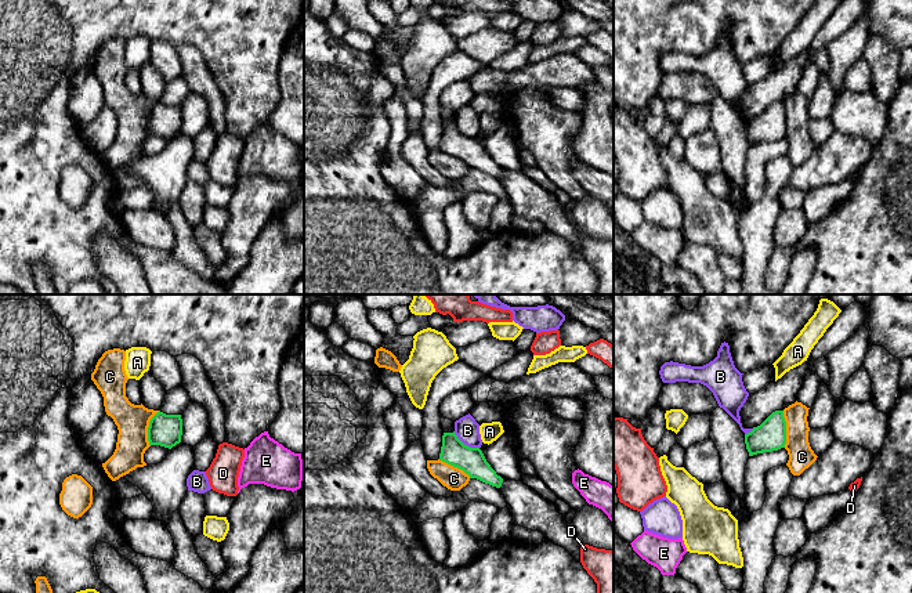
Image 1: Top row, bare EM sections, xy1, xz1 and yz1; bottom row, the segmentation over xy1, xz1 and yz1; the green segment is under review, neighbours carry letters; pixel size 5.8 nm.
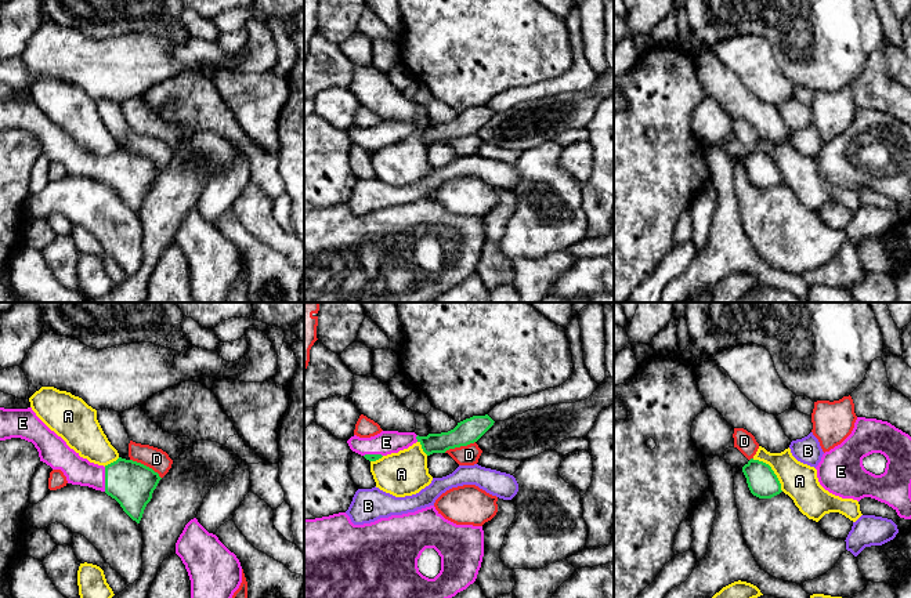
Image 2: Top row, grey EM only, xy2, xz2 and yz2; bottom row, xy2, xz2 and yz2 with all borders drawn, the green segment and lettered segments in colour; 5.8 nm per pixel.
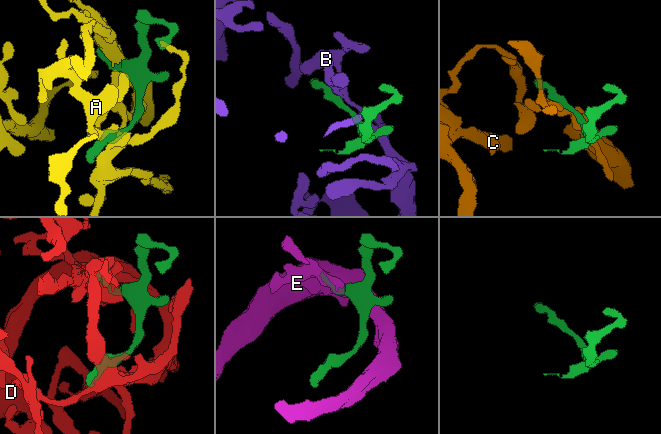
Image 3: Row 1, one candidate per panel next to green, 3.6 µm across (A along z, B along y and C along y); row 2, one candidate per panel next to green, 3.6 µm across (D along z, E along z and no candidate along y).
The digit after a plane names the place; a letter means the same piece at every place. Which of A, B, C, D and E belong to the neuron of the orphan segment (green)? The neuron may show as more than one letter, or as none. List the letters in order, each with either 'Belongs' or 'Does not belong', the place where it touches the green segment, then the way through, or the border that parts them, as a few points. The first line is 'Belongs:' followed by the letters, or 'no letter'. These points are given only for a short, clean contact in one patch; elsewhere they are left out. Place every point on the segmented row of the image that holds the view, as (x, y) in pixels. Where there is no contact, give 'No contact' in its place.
Belongs: E
A: Does not belong. Touches green at yz2 (772, 470)
B: Does not belong. Touches green at xz1 (466, 445). Boundary: xz1 (453, 431), (464, 444), (478, 448)
C: Does not belong. Touches green at yz1 (785, 429). Boundary: yz1 (782, 411), (785, 447)
D: Does not belong. Touches green at xy2 (145, 466)
E: Belongs. Touches green at xy2 (105, 479)

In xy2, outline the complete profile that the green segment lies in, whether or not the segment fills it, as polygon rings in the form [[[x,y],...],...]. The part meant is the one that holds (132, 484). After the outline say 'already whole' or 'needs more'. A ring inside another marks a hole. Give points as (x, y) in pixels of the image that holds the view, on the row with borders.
[[[0,407],[0,441],[11,438],[32,442],[39,452],[40,461],[53,470],[61,470],[68,483],[105,492],[137,523],[162,479],[152,468],[122,457],[105,467],[90,463],[51,431],[32,407]]]; needs more

